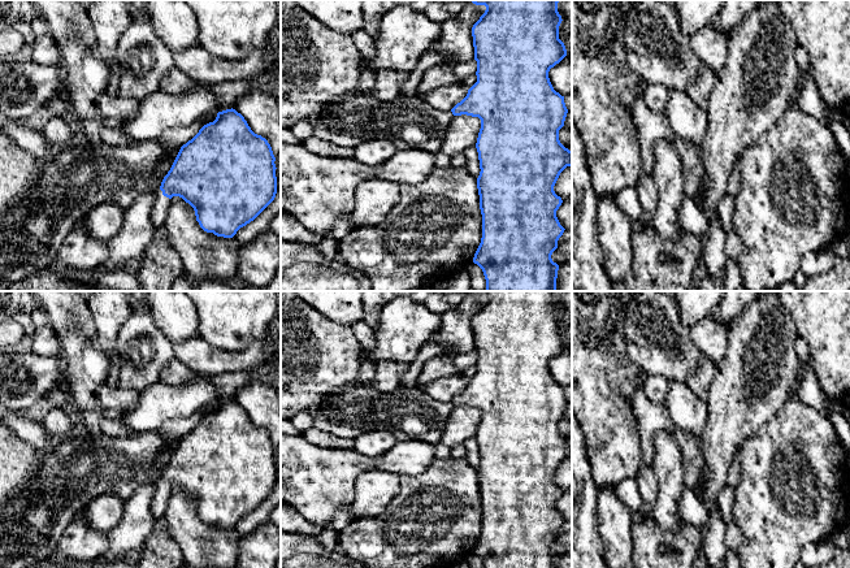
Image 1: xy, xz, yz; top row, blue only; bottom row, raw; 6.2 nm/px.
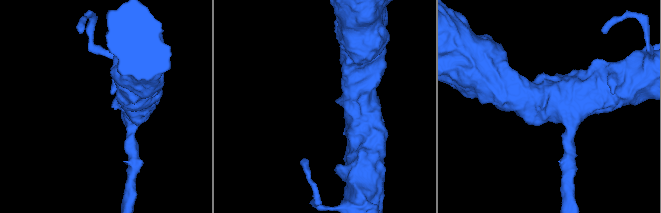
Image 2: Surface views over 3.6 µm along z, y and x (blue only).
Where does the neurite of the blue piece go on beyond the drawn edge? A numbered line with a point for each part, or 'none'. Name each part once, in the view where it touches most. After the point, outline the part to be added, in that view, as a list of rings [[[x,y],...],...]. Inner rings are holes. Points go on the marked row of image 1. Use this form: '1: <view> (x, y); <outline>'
1: xy (161, 203); [[[159,188],[151,212],[152,225],[156,230],[159,230],[162,225],[165,225],[169,205],[170,199],[164,196],[162,191]]]

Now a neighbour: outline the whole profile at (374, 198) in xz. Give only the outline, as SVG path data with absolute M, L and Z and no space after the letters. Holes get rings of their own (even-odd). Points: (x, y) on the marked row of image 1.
M372 178L363 181L355 191L354 227L376 226L399 201L400 186L393 181Z

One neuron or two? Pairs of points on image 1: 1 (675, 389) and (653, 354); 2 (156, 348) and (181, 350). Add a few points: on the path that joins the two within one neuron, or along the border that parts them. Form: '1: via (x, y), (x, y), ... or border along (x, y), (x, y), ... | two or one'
1: border along (668, 380), (685, 384) | two
2: border along (172, 345), (176, 359) | two

